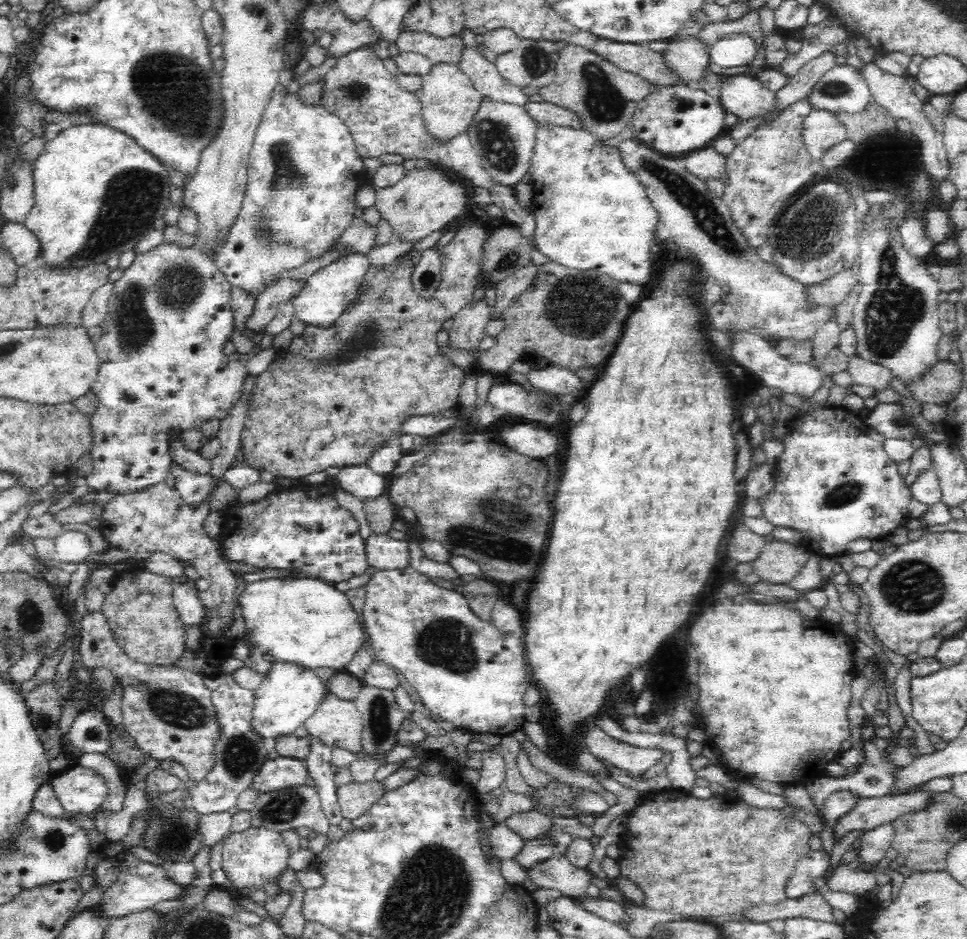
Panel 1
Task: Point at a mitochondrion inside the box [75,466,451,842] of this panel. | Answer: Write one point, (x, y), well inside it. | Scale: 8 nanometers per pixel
(180, 710)

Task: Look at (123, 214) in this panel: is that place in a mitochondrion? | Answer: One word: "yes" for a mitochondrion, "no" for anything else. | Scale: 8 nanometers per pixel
yes

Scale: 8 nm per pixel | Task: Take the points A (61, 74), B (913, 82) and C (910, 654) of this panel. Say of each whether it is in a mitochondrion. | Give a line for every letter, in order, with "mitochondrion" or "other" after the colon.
A: other
B: other
C: other

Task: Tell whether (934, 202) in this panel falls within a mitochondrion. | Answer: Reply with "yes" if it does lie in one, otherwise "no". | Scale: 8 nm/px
no

